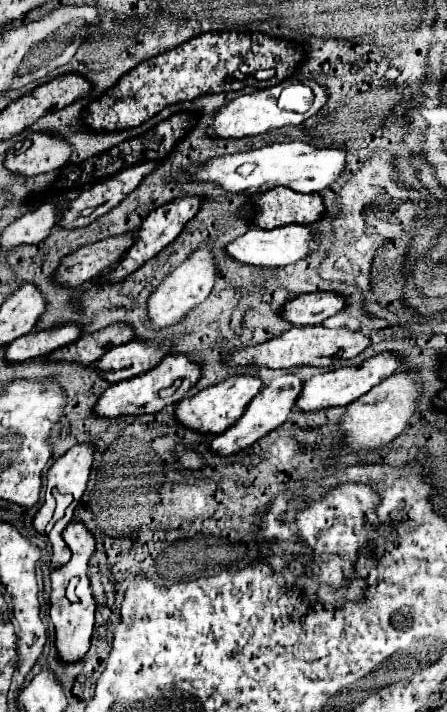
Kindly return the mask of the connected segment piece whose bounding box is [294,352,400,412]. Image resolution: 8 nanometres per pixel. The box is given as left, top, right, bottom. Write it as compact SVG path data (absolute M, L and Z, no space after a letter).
M382 352L382 354L366 360L358 368L336 368L326 374L318 374L312 380L304 382L304 388L302 388L300 396L296 398L294 408L300 412L318 412L318 410L326 410L326 408L348 406L350 402L354 402L356 398L366 394L370 388L374 388L376 384L380 384L382 380L392 376L398 366L400 366L400 358L394 352Z

